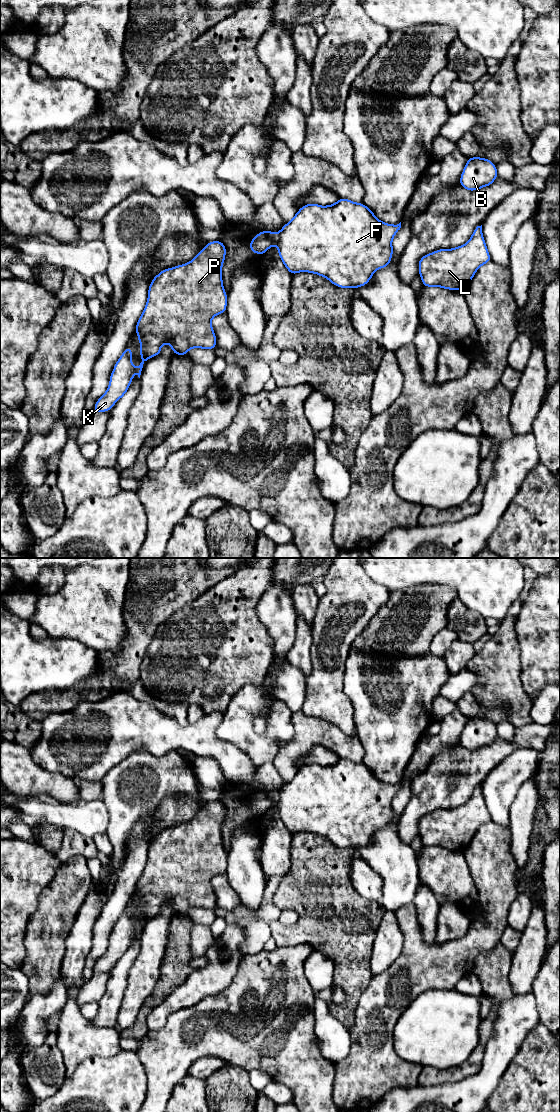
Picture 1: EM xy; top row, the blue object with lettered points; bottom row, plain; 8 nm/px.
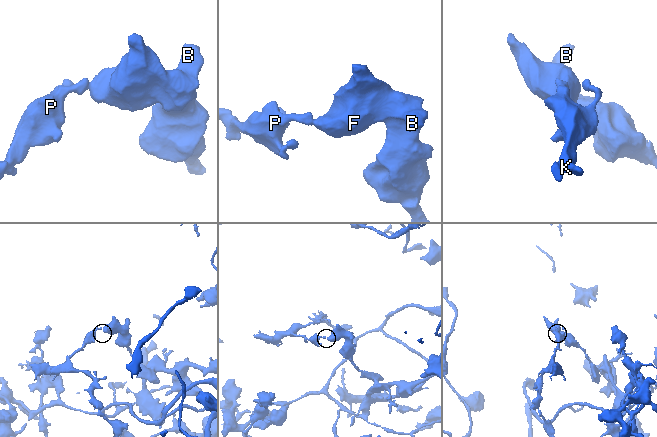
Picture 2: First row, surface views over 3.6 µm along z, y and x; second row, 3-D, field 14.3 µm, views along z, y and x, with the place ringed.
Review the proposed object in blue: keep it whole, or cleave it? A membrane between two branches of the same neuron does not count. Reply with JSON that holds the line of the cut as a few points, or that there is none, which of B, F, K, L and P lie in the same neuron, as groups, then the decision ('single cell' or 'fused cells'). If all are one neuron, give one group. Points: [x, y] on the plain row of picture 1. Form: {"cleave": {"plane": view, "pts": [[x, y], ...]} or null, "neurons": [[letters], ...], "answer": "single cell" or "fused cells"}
{"cleave": {"plane": "xy", "pts": [[277, 793], [275, 803]]}, "neurons": [["B", "F", "L"], ["K", "P"]], "answer": "fused cells"}

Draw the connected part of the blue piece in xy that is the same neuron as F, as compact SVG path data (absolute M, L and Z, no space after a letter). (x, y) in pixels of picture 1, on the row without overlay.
M340 758L336 763L321 766L316 763L302 766L293 779L284 784L277 793L278 814L286 829L292 834L309 832L328 839L339 848L365 846L376 830L389 826L393 816L392 801L401 788L397 785L380 781L366 765L347 758Z

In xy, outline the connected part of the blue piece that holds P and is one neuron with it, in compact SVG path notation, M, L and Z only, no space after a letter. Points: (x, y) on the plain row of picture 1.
M220 800L211 801L190 822L164 829L153 838L148 848L146 866L135 887L142 922L137 928L133 926L133 911L127 906L114 925L108 948L96 961L94 972L111 970L129 949L134 934L140 938L143 924L158 916L165 903L169 903L175 915L181 916L193 908L216 909L217 898L211 882L216 875L226 873L228 864L222 839L225 817L226 806Z

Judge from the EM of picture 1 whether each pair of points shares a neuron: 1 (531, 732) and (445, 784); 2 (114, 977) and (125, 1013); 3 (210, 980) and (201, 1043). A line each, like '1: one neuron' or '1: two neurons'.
1: one neuron
2: two neurons
3: two neurons

